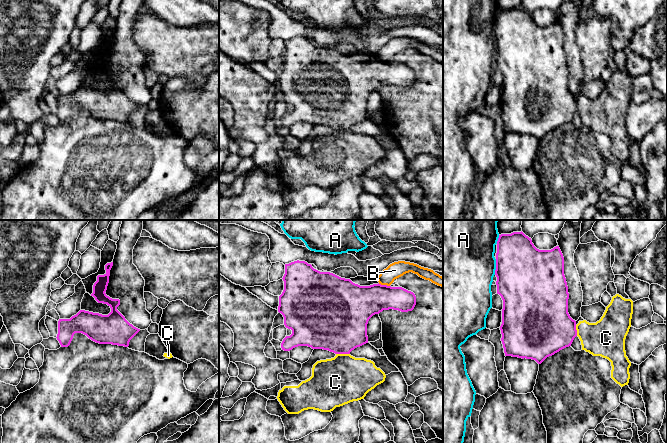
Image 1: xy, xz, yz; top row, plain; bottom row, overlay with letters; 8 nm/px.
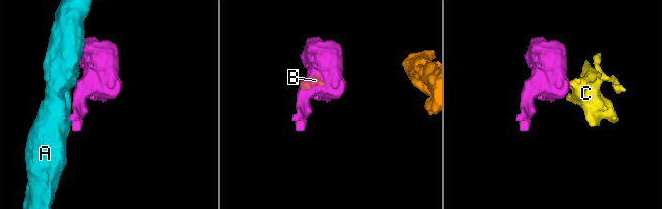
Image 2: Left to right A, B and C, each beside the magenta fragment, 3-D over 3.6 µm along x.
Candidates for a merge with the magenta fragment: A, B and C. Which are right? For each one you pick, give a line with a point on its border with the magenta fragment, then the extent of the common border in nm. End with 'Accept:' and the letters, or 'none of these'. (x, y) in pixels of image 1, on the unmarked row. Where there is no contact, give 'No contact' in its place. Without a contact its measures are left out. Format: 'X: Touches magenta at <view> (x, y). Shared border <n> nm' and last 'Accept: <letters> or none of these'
Accept: none of these

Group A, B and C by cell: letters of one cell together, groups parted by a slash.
A / B / C

